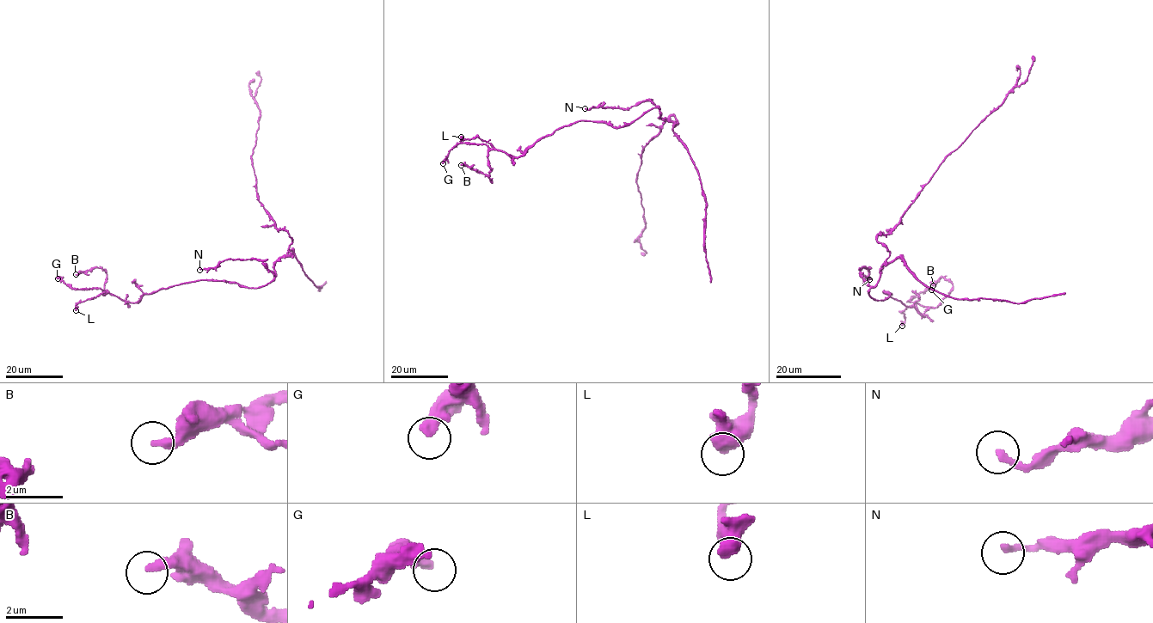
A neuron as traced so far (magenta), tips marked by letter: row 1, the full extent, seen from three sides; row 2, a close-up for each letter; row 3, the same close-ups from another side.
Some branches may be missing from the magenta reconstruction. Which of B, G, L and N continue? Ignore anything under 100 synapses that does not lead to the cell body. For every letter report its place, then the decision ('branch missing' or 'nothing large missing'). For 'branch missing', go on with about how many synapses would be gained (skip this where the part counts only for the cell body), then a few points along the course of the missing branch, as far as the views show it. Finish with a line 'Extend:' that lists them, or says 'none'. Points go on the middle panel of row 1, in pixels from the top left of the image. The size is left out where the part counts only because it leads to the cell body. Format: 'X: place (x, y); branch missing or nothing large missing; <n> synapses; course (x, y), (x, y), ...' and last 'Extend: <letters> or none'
B: place (461, 165); nothing large missing
G: place (443, 163); nothing large missing
L: place (461, 137); nothing large missing
N: place (585, 108); nothing large missing
Extend: none

